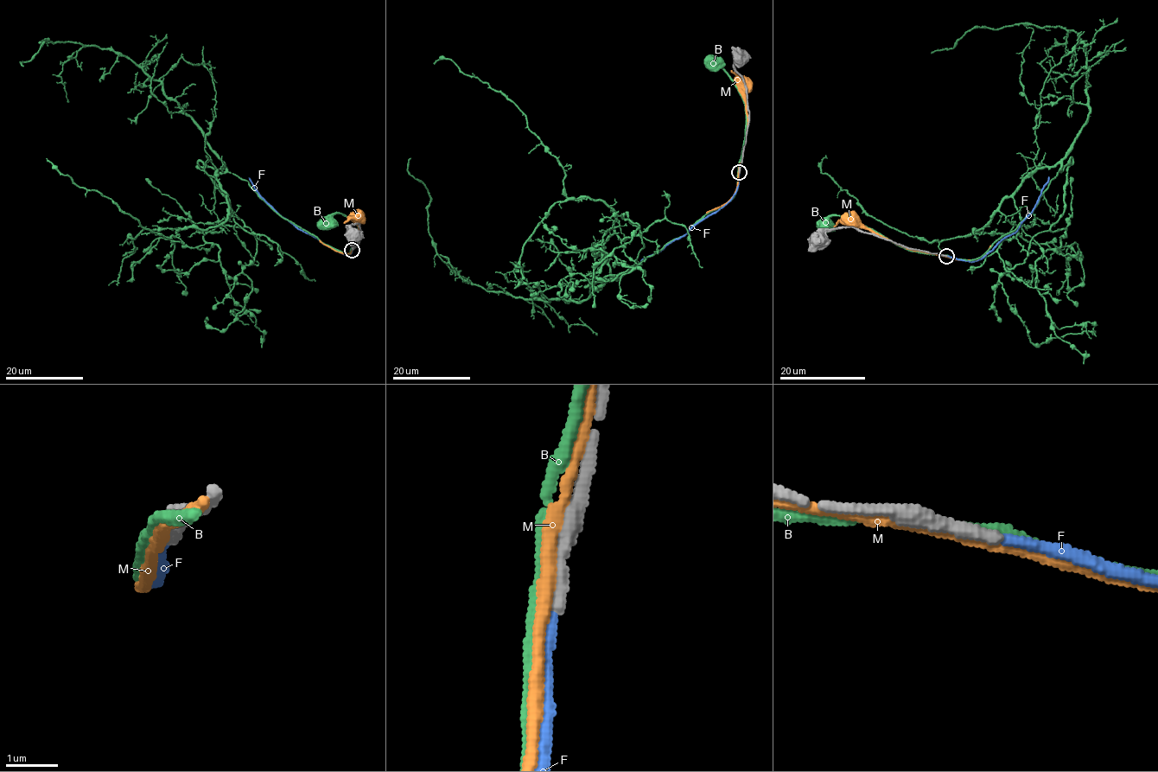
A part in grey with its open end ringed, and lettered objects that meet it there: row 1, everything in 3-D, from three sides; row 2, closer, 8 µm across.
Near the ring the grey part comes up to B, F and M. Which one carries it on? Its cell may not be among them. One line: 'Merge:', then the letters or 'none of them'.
Merge: F

